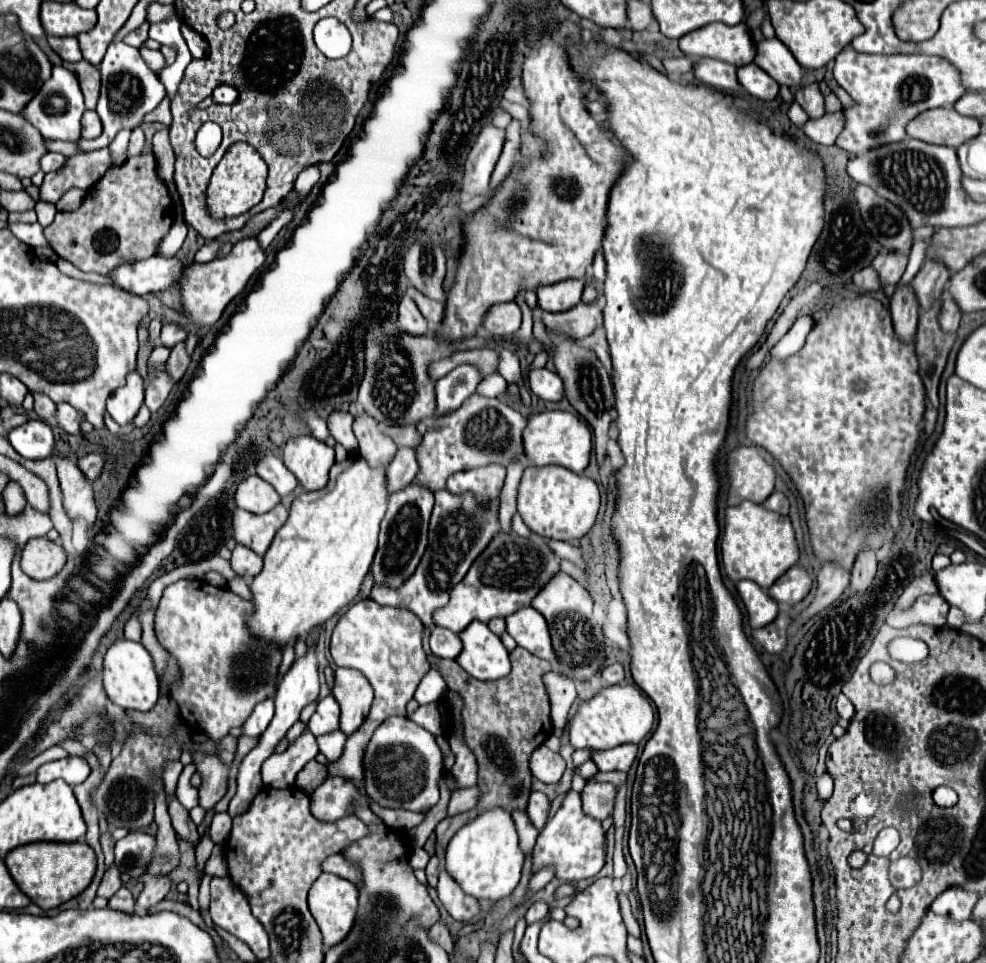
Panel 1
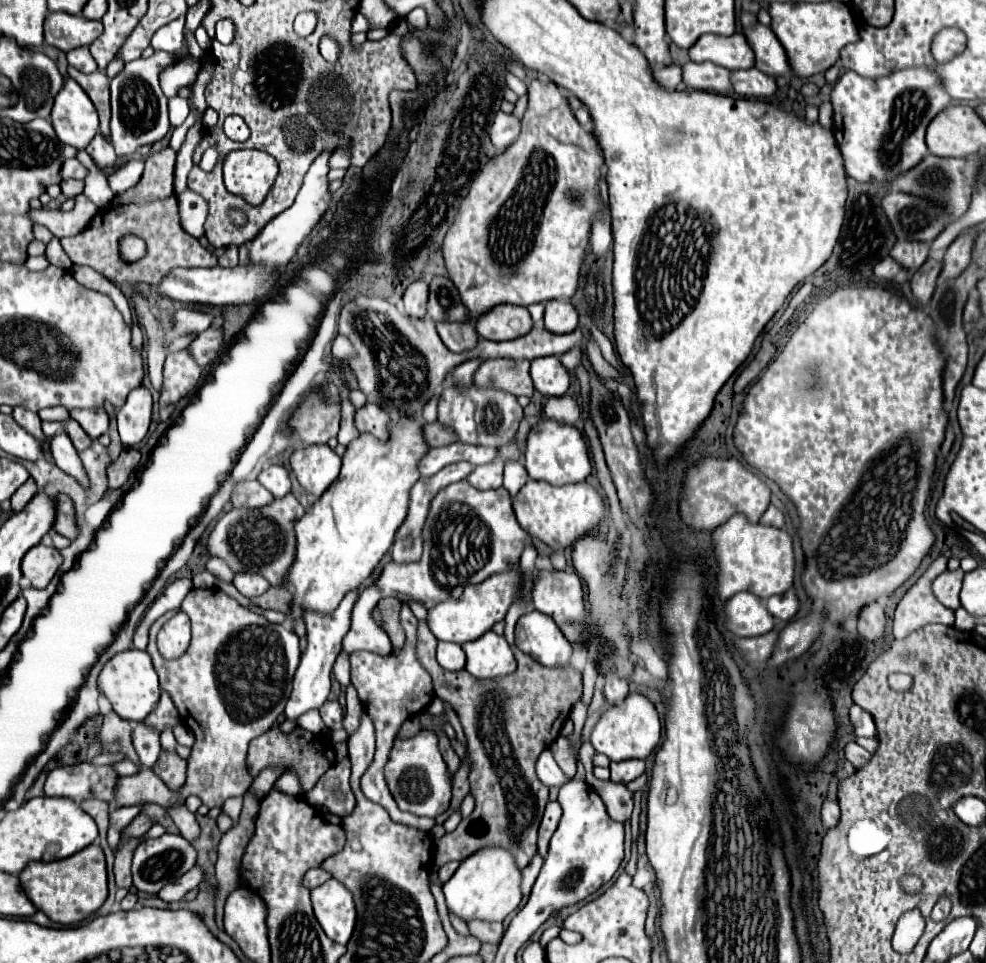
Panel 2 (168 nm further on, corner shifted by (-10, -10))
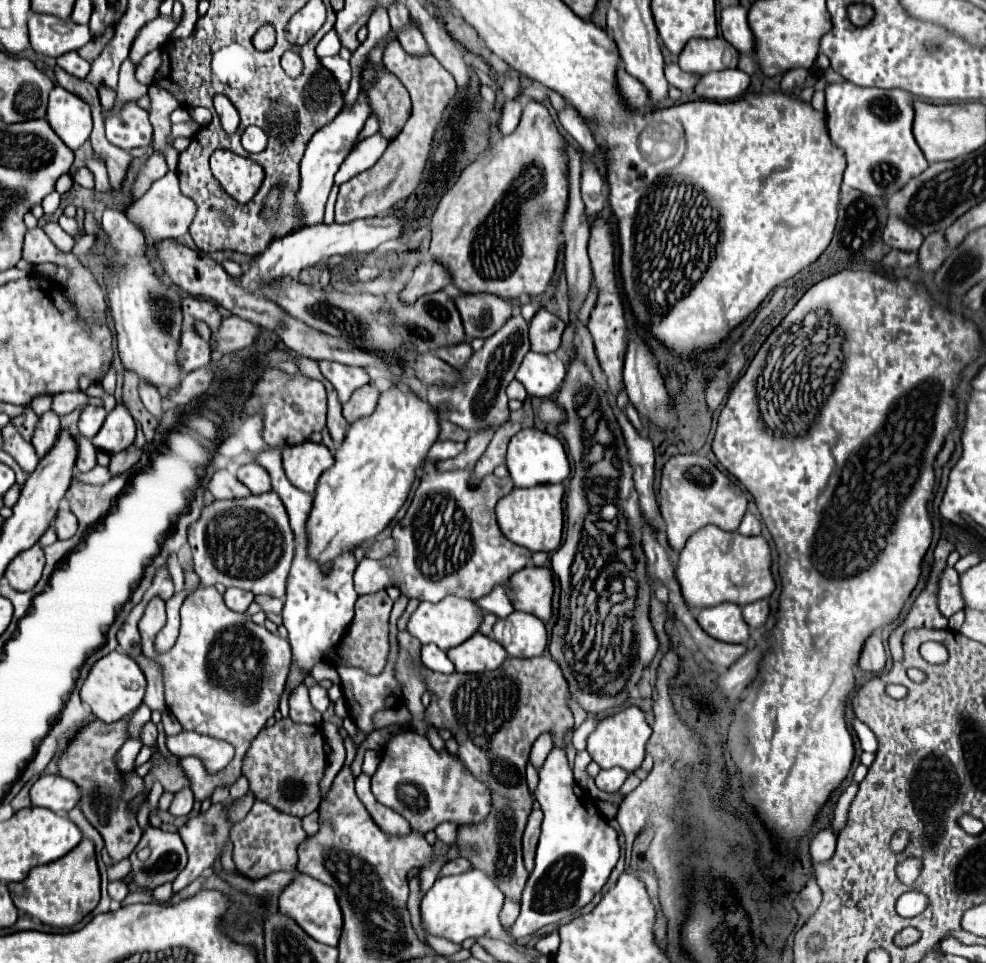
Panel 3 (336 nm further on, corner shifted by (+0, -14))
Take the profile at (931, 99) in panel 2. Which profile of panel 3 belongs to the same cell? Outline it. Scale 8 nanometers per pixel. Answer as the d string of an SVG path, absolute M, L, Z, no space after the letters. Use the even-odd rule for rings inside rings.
M833 82L825 88L827 128L835 146L845 152L847 168L843 182L869 196L885 196L903 188L903 184L929 164L913 138L913 96L901 88L863 88L851 82Z

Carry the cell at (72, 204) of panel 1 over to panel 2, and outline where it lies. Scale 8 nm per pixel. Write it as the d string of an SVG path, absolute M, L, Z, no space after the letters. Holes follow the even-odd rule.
M83 194L75 198L75 208L71 212L61 210L31 210L31 220L47 226L53 236L65 238L65 236L77 236L89 220L97 214L97 206Z

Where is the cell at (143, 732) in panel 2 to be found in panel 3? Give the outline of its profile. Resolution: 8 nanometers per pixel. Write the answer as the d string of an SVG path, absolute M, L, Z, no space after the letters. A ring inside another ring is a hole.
M145 704L139 706L139 712L135 712L135 714L129 718L129 726L127 726L129 738L141 738L143 724L147 724L149 720L151 720L151 710L149 710Z

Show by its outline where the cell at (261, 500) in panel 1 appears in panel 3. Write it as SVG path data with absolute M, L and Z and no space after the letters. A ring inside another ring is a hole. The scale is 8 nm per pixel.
M217 470L209 480L207 488L215 496L215 500L235 500L235 498L251 496L245 484L239 482L235 476L231 476L227 470Z

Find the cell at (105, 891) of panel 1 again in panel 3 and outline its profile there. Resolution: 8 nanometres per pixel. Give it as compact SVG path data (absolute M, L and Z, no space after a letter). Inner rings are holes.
M101 720L91 722L85 726L71 742L71 746L65 750L65 754L59 760L59 774L73 780L81 788L81 810L85 818L99 830L99 834L105 840L105 848L113 862L121 862L129 858L133 848L141 840L141 828L133 816L133 812L127 808L127 802L121 798L121 774L113 762L115 752L125 744L127 740L127 720L119 720L113 724L105 724Z

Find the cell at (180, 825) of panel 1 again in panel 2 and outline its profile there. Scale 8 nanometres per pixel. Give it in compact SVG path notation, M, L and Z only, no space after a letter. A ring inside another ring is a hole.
M161 750L157 764L151 768L171 790L179 790L187 778L187 762L177 752Z

